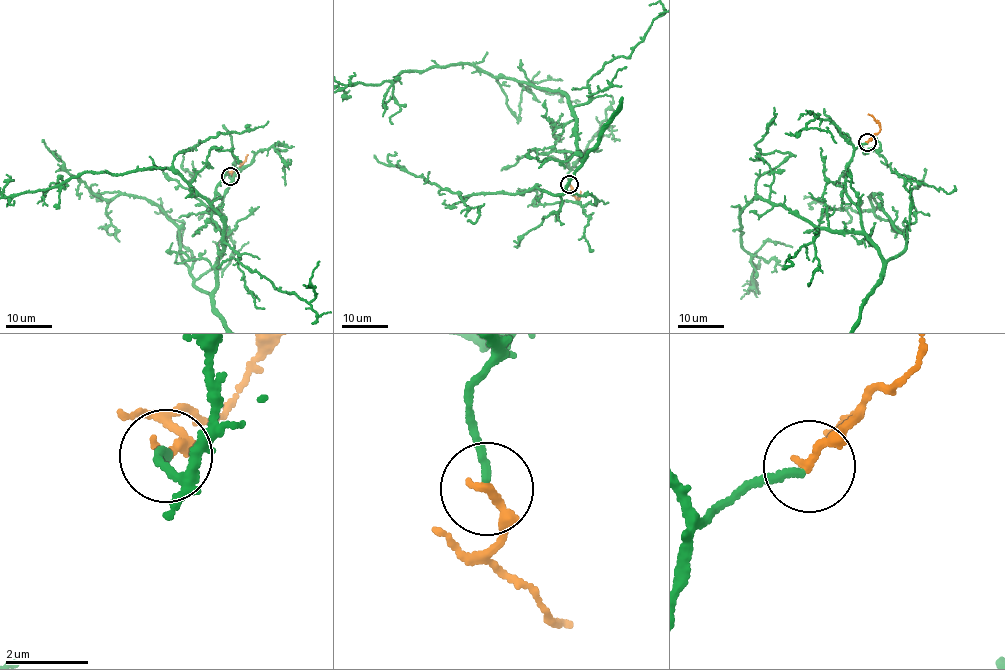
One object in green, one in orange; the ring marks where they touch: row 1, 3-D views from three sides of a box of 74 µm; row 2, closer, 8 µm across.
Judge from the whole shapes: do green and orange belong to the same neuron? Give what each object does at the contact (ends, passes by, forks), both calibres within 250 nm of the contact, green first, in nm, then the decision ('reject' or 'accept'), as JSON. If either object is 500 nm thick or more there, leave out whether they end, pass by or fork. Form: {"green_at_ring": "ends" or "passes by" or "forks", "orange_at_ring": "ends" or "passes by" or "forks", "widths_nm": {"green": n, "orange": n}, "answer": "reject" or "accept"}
{"green_at_ring": "ends", "orange_at_ring": "ends", "widths_nm": {"green": 190, "orange": 240}, "answer": "accept"}

